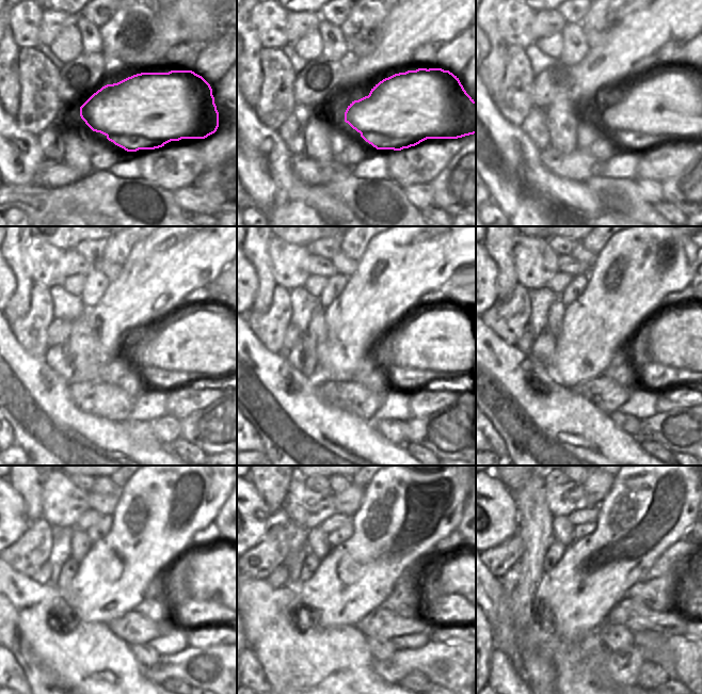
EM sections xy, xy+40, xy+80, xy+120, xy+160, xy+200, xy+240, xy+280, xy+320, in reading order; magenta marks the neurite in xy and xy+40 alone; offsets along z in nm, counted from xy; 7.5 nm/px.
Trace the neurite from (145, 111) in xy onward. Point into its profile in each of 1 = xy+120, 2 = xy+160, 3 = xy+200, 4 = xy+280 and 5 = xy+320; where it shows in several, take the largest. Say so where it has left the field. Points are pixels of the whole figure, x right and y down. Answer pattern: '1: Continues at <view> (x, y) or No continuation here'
1: Continues at xy+120 (207, 341)
2: Continues at xy+160 (443, 343)
3: Continues at xy+200 (684, 345)
4: Continues at xy+280 (453, 599)
5: Continues at xy+320 (692, 597)

